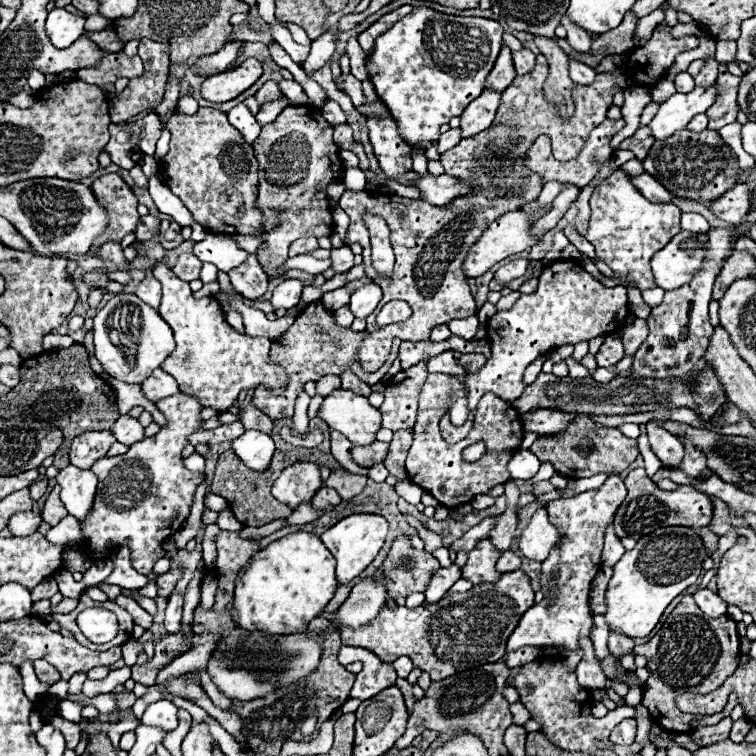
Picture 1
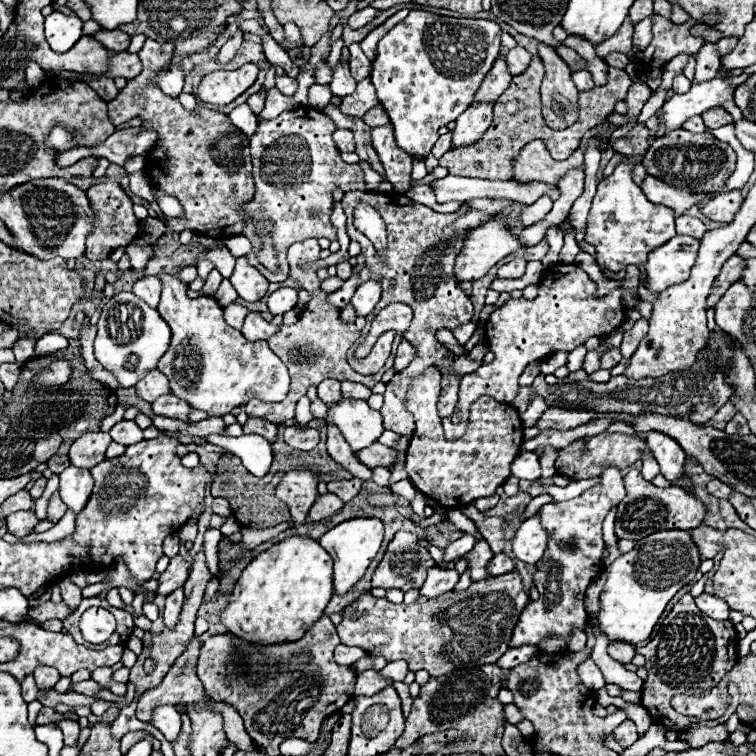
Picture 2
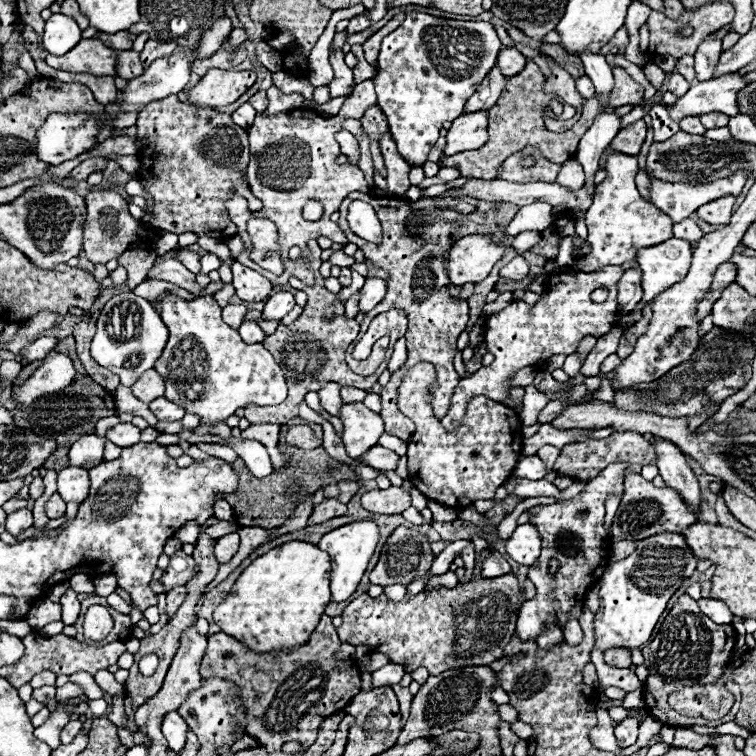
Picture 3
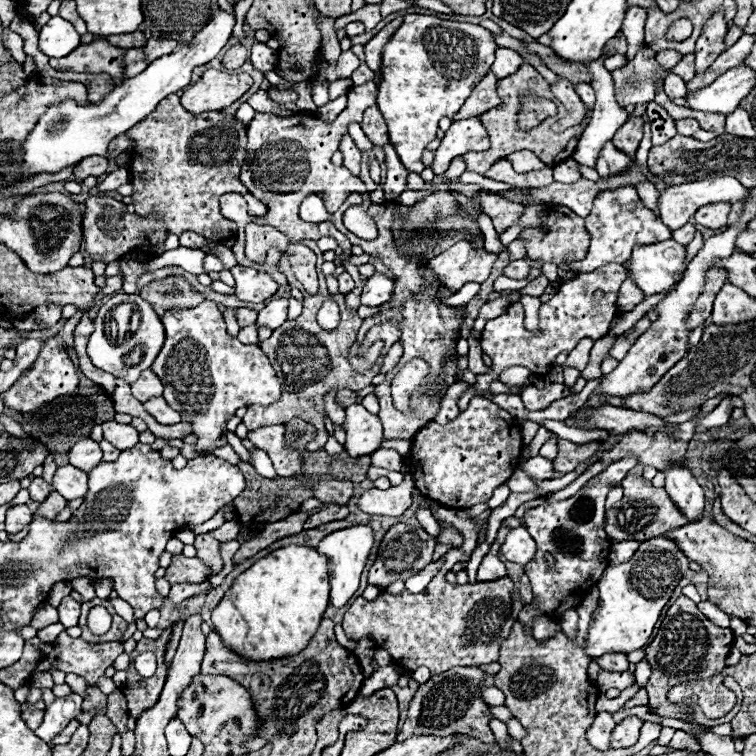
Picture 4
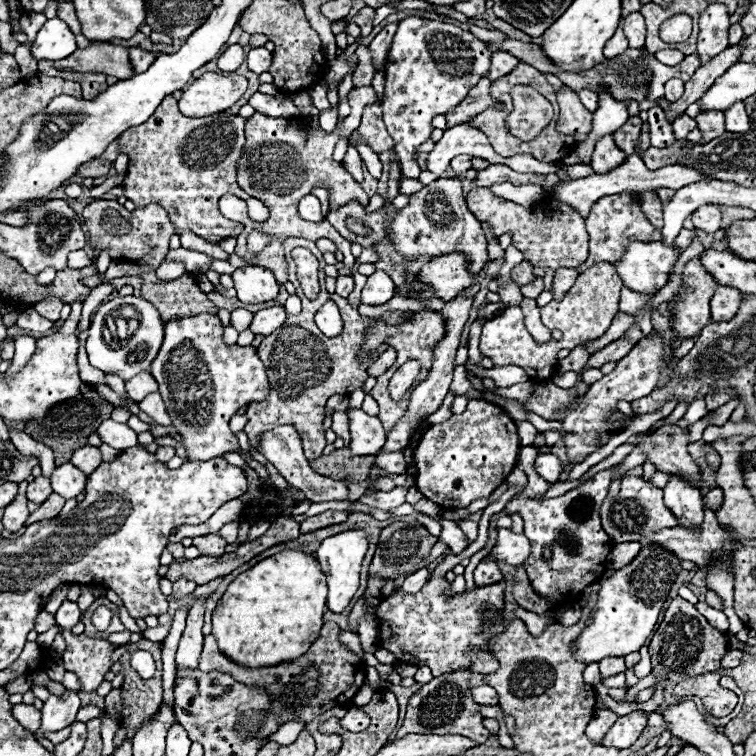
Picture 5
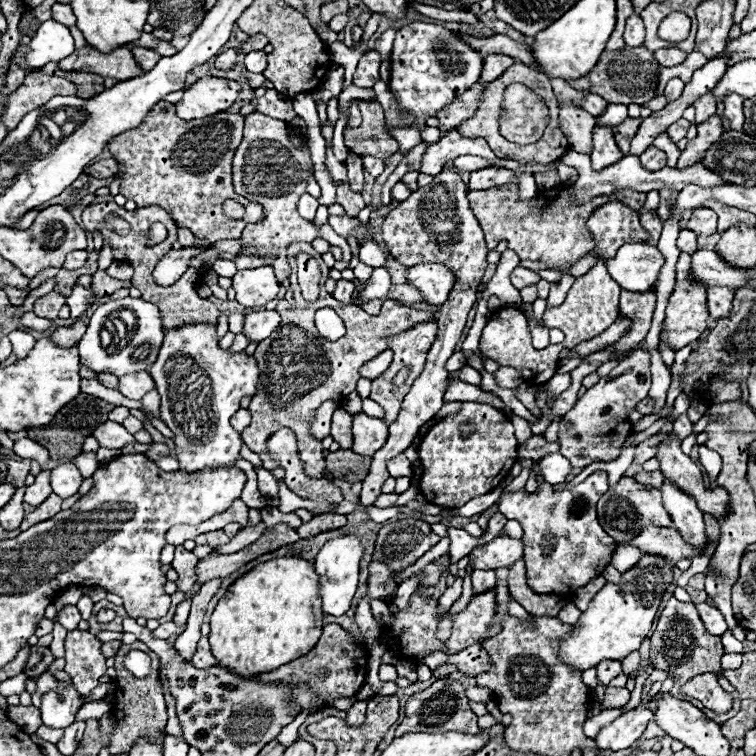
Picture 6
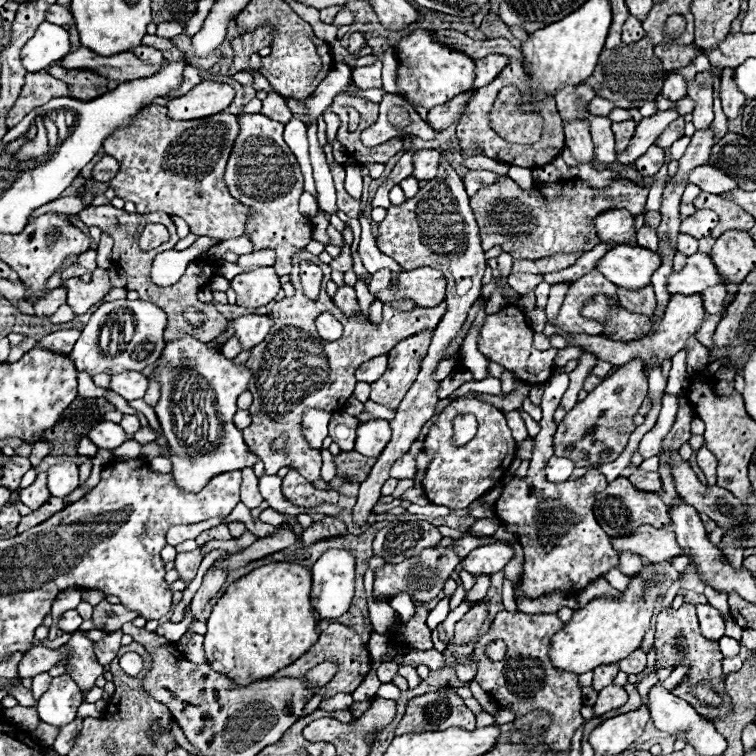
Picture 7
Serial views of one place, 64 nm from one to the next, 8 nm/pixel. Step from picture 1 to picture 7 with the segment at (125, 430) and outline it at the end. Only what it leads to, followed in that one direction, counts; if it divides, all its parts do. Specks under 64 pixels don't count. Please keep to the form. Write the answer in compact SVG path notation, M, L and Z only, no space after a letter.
M100 422L86 434L98 448L114 450L122 442L126 442L126 432L120 428L120 424L114 422Z

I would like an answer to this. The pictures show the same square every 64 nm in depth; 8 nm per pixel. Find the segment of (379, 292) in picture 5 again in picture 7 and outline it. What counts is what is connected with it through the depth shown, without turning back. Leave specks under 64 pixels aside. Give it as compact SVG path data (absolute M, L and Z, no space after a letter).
M382 268L382 270L378 270L378 272L372 274L372 282L368 284L368 288L370 288L372 294L376 294L376 292L388 288L390 280L392 280L392 272L388 268Z

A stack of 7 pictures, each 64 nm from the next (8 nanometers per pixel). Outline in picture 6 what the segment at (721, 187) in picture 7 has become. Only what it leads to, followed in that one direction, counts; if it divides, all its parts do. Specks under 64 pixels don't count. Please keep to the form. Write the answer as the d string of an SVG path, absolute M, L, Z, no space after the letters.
M569 150L560 159L564 164L572 166L578 170L578 180L576 184L572 184L572 194L576 196L578 202L588 202L596 196L606 196L606 194L612 194L614 190L618 188L634 188L638 192L650 192L650 190L660 190L660 188L684 188L688 184L696 184L696 186L704 186L704 188L716 188L716 184L728 184L726 180L722 180L716 172L704 168L702 164L694 164L686 170L678 170L678 168L662 168L658 172L648 172L640 166L640 160L638 156L624 156L620 162L604 168L604 170L594 170L590 166L590 156L584 156Z

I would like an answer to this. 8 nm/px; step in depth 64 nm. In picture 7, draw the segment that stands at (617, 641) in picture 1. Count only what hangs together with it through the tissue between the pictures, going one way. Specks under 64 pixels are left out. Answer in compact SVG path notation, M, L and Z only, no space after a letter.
M602 664L600 668L594 670L594 678L592 678L592 688L596 692L600 692L602 688L606 688L608 684L612 684L614 676L618 674L618 666L616 664Z

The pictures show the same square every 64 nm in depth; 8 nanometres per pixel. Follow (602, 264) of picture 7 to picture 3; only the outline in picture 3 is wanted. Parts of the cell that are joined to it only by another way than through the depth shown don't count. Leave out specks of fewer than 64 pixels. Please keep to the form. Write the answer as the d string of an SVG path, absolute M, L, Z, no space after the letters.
M670 238L656 248L642 248L638 252L638 268L642 270L644 302L654 300L664 288L684 280L692 260L692 246L686 240Z

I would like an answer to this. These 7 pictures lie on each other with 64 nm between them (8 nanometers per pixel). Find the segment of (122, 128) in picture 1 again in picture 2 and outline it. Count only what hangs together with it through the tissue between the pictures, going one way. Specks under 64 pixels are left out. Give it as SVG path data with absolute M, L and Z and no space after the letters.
M126 128L114 132L104 144L96 144L96 148L72 148L64 152L58 160L58 166L68 168L76 164L82 158L96 156L96 158L108 158L114 164L124 166L128 156L144 156L148 154L158 140L156 132L144 132L142 128Z

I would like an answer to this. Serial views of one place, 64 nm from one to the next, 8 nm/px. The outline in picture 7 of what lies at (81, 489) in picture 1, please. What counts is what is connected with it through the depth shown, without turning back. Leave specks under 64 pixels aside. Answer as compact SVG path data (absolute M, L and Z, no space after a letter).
M58 462L46 472L48 490L56 498L66 498L72 490L78 488L78 466L72 462Z

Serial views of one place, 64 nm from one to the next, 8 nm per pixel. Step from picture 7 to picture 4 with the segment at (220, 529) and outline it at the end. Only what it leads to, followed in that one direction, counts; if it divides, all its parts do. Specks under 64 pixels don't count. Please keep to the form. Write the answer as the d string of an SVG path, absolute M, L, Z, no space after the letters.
M200 534L196 536L194 542L196 550L198 550L198 558L204 560L204 564L208 564L212 568L212 576L216 576L222 570L222 558L220 558L220 542L216 538L212 538L210 534Z

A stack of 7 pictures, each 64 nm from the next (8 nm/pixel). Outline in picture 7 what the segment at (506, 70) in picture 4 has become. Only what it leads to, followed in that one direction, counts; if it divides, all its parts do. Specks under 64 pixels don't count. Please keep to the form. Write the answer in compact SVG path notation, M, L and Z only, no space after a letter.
M490 54L482 60L476 60L476 80L474 80L472 88L480 88L484 84L490 84L502 72L502 68L506 64L508 64L508 58L502 54Z

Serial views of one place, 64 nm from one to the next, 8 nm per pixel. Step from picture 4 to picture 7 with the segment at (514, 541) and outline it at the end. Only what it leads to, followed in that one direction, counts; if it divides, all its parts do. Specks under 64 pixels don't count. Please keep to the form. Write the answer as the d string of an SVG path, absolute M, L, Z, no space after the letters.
M496 542L496 544L488 544L488 546L480 546L474 548L464 560L462 560L462 570L470 572L472 576L480 576L480 574L494 574L500 572L508 560L514 556L512 546L504 544L504 542Z

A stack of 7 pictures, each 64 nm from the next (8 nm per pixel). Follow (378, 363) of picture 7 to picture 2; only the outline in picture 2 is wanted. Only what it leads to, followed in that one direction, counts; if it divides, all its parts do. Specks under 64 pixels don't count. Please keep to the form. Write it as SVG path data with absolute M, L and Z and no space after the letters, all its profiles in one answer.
M402 340L400 346L398 346L398 352L396 352L396 358L394 358L394 370L396 370L396 372L404 370L404 368L412 362L412 358L414 358L414 348L412 348L412 344L406 342L406 340Z

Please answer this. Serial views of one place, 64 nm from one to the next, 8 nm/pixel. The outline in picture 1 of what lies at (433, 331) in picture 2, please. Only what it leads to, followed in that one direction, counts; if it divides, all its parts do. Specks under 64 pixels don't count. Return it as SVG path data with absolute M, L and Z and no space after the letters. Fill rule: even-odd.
M538 54L532 72L524 76L516 76L514 82L502 92L502 100L492 126L474 138L460 140L458 146L442 154L442 166L446 168L446 174L452 174L460 180L472 180L474 184L480 186L478 194L468 194L452 200L450 202L452 208L448 210L440 210L438 206L432 206L424 200L410 200L396 194L376 196L374 192L368 190L362 192L346 190L338 200L340 208L350 216L348 242L362 244L366 274L370 276L372 282L376 282L384 290L378 310L390 300L406 300L414 310L410 320L402 324L390 324L380 330L374 324L378 312L368 316L366 332L370 332L370 342L368 342L370 346L360 346L358 350L360 354L354 358L354 362L360 364L364 372L376 372L384 364L390 352L392 338L410 340L410 342L428 342L432 328L446 324L450 320L468 318L476 314L476 302L472 298L466 276L462 274L462 262L468 254L468 248L478 240L482 230L492 220L500 218L506 212L518 210L522 204L538 198L544 182L536 174L522 168L522 156L528 150L528 146L539 136L548 135L552 154L556 160L566 162L576 158L588 134L606 120L607 112L612 106L614 90L616 88L624 90L626 86L630 86L630 80L622 68L616 68L612 72L602 72L596 76L594 84L574 88L572 92L575 104L574 116L560 121L556 116L558 108L554 104L548 104L542 92L542 84L546 76L548 76L546 58ZM364 212L382 216L390 226L390 240L396 258L394 272L390 278L382 278L370 264L370 238L366 226L362 224ZM428 356L420 364L398 372L384 392L384 404L378 408L382 412L382 426L390 430L413 428L416 422L417 405L422 382L426 378Z

